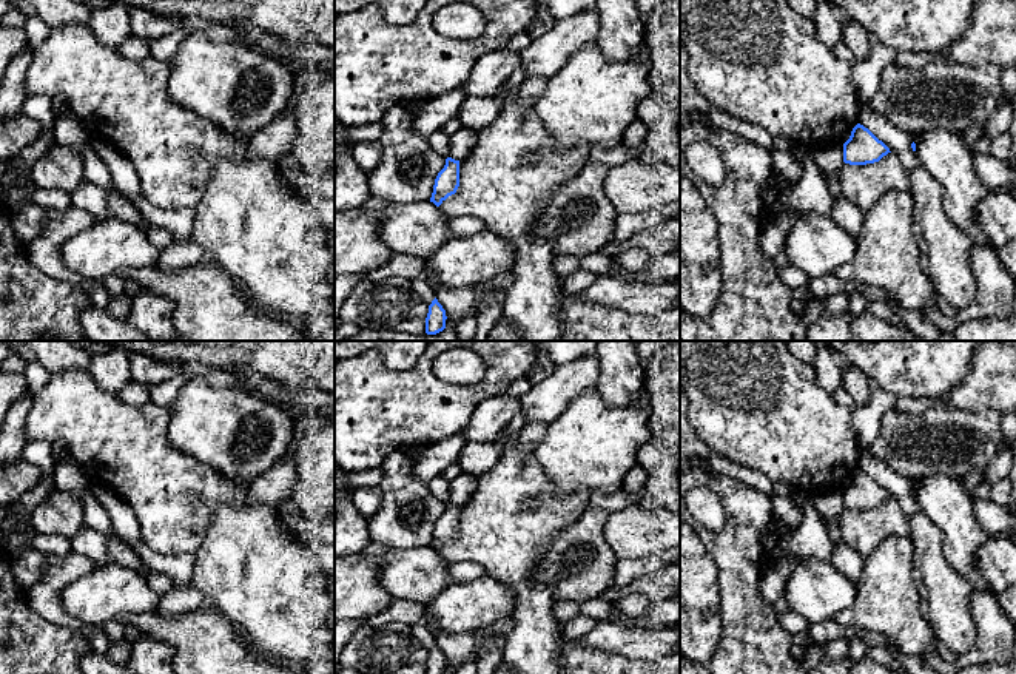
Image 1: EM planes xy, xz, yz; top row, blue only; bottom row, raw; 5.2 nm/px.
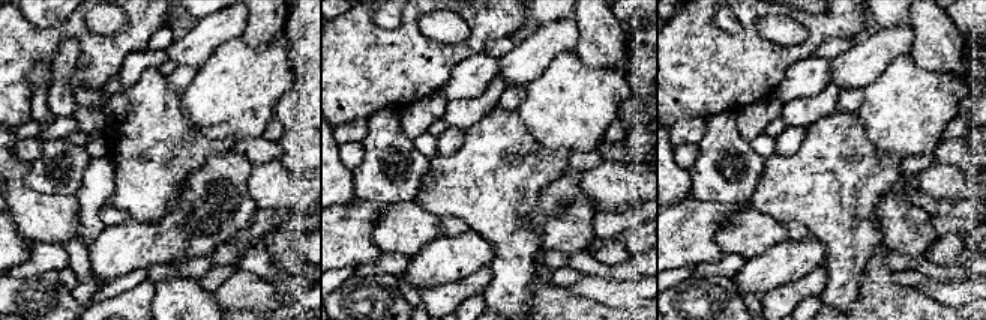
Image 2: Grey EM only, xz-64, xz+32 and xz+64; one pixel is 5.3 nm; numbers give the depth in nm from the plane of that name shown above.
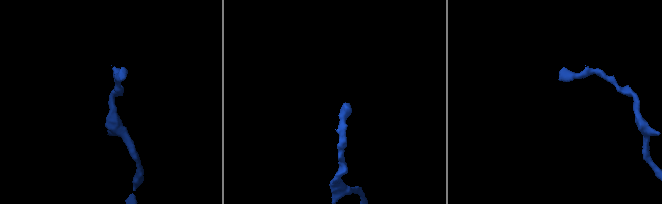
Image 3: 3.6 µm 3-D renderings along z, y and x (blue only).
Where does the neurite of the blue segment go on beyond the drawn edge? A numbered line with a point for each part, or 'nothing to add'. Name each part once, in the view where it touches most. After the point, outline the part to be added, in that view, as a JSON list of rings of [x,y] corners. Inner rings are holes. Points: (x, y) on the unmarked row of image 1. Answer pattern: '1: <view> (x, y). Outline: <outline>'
nothing to add

